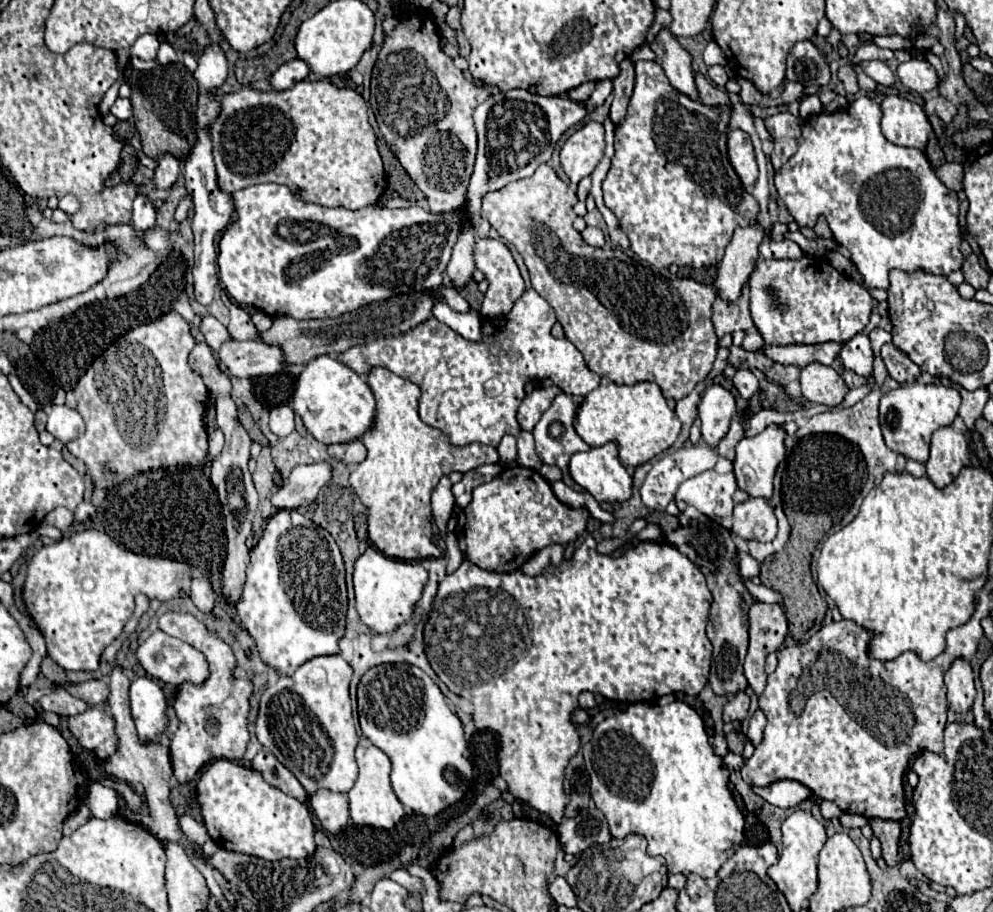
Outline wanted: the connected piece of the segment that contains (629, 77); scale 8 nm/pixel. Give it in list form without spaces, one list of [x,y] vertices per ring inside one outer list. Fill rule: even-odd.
[[[623,59],[621,61],[621,73],[613,79],[613,105],[611,105],[611,119],[613,123],[621,123],[623,117],[625,117],[625,111],[627,111],[627,103],[631,99],[631,93],[633,93],[633,85],[635,85],[635,69],[633,69],[633,63],[629,59]]]

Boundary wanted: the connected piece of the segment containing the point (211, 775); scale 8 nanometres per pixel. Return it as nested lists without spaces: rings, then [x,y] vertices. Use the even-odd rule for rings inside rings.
[[[225,759],[207,765],[197,781],[197,799],[209,837],[223,849],[267,861],[303,859],[315,853],[315,827],[307,805],[271,787],[253,769]]]

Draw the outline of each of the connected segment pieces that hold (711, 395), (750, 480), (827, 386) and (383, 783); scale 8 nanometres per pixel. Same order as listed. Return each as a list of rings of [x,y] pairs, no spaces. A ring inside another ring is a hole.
[[[709,385],[699,403],[699,419],[701,419],[701,435],[705,445],[717,447],[719,441],[727,435],[731,417],[735,415],[737,405],[731,391],[721,385]]]
[[[769,425],[763,433],[757,433],[751,439],[741,439],[737,443],[737,457],[733,461],[733,473],[741,491],[747,491],[751,497],[771,499],[773,495],[773,477],[777,465],[786,458],[785,431],[779,425]]]
[[[811,363],[803,367],[799,381],[801,381],[803,397],[811,403],[839,405],[847,393],[847,385],[843,377],[829,365]]]
[[[361,737],[359,745],[355,749],[355,759],[359,765],[359,777],[353,785],[353,789],[349,791],[351,819],[357,825],[367,825],[367,827],[375,827],[375,829],[391,829],[395,823],[399,823],[403,819],[405,811],[391,789],[391,781],[389,781],[391,761],[389,761],[389,757],[381,749],[377,749],[369,739]]]

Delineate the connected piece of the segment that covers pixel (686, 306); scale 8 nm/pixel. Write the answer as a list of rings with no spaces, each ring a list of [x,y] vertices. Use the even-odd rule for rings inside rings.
[[[539,165],[531,177],[513,181],[495,193],[487,193],[487,197],[483,197],[481,217],[487,219],[491,227],[521,253],[529,269],[533,289],[555,309],[557,321],[563,325],[567,339],[583,353],[591,371],[617,385],[655,381],[665,399],[683,399],[697,383],[705,381],[713,369],[719,347],[711,321],[715,291],[693,279],[673,279],[671,299],[671,279],[663,279],[641,263],[637,275],[637,261],[621,249],[589,247],[581,233],[573,229],[573,219],[577,217],[573,213],[575,203],[575,191],[571,191],[549,165]]]

